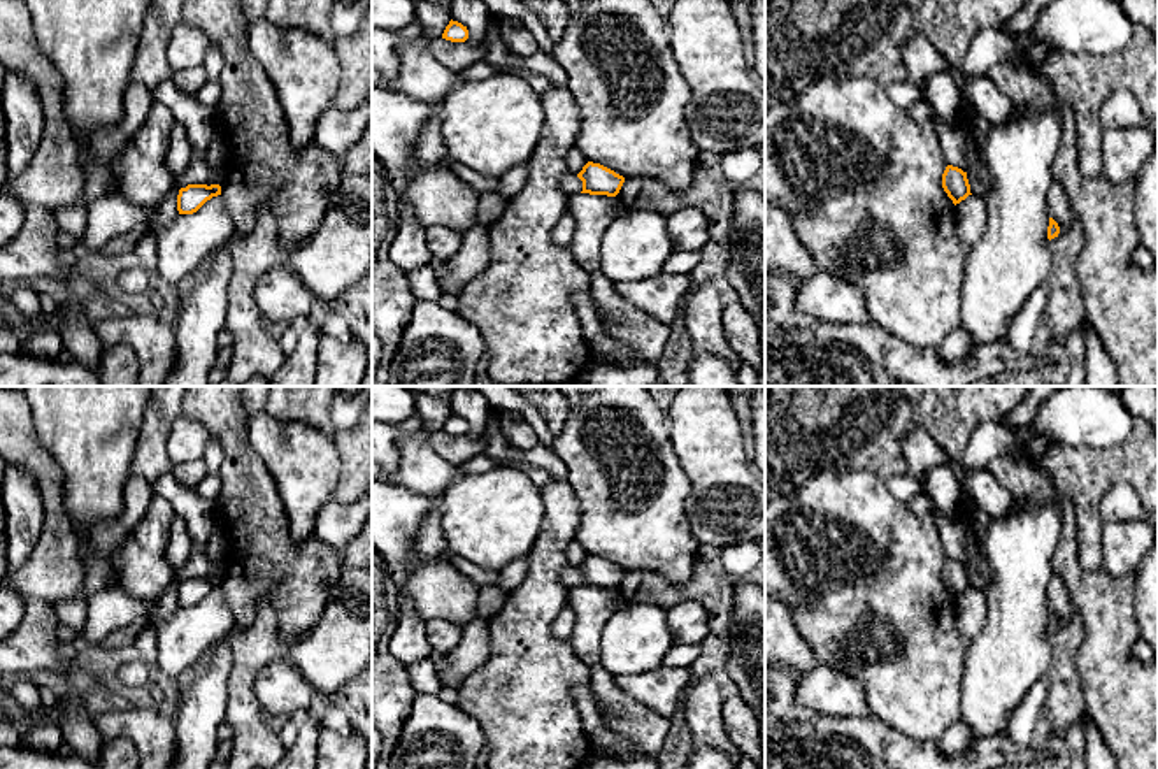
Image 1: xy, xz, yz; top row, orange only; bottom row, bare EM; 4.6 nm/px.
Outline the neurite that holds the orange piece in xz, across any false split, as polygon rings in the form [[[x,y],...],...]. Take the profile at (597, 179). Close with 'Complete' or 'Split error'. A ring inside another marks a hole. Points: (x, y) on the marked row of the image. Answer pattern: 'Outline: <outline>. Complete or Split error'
Outline: [[[588,162],[583,167],[583,170],[577,174],[577,177],[583,181],[581,193],[590,193],[590,195],[616,197],[625,183],[623,176],[593,162]]]. Complete

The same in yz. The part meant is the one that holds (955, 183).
Outline: [[[947,165],[942,174],[942,188],[954,205],[972,195],[967,172],[953,165]]]. Complete

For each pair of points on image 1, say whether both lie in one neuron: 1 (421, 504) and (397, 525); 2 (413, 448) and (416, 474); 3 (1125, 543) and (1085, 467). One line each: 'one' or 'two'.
1: one
2: one
3: two

